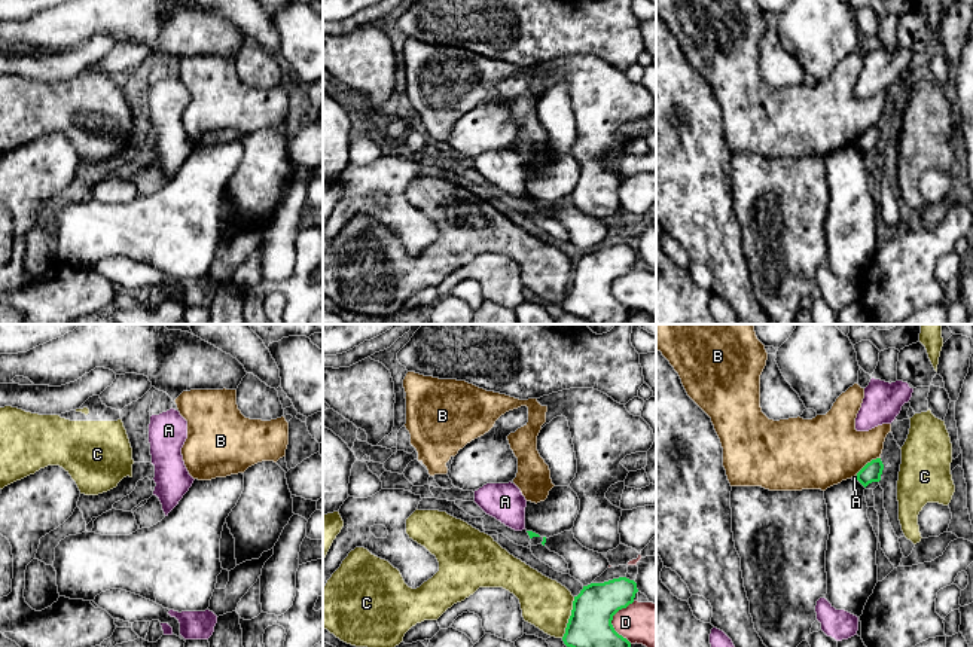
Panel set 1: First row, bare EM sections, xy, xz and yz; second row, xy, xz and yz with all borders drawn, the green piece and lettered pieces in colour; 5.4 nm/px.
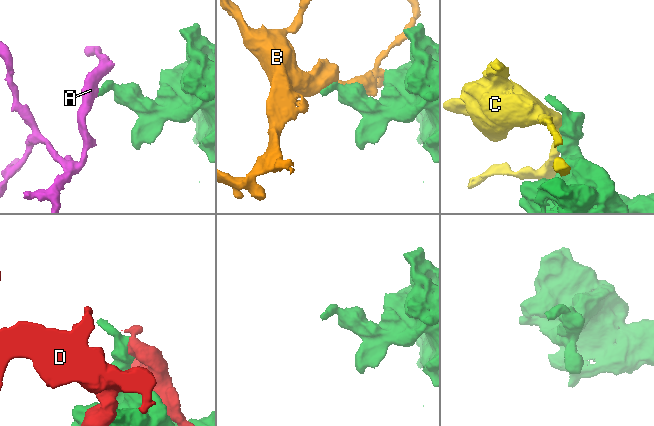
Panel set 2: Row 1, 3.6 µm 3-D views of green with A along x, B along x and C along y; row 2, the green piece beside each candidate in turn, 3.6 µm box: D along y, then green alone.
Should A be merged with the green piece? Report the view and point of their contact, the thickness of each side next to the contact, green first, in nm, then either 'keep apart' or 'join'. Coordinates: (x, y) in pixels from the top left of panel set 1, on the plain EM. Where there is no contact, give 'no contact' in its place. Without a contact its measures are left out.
meets green in yz at (857, 146); 100 nm thick on the green side, 20 nm on the other; keep apart

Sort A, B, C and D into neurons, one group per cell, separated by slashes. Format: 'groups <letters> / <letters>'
groups A / B / C / D

